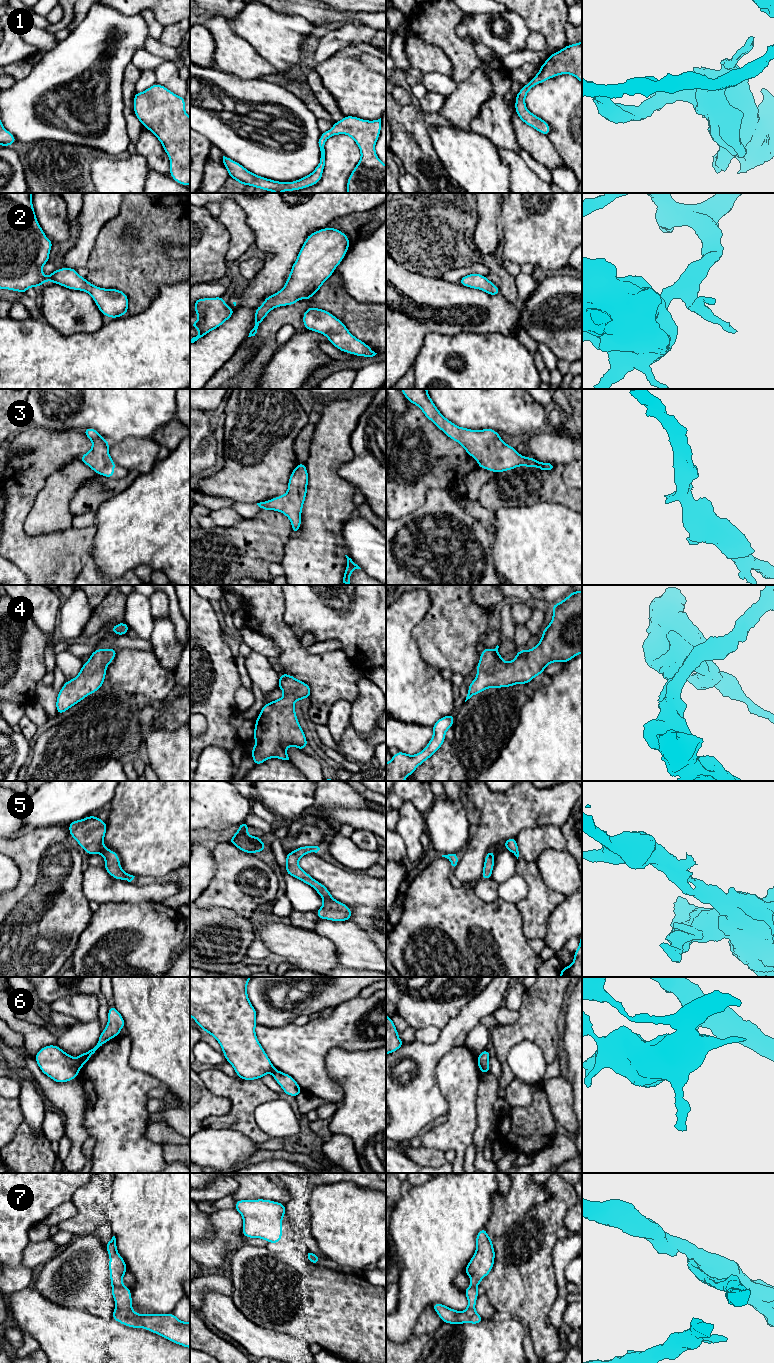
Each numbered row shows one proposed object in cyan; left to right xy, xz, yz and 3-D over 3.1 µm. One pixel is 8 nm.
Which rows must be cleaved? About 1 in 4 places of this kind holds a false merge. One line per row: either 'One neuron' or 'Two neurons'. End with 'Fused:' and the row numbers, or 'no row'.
1: One neuron
2: One neuron
3: One neuron
4: One neuron
5: One neuron
6: Two neurons
7: Two neurons
Fused: 6, 7

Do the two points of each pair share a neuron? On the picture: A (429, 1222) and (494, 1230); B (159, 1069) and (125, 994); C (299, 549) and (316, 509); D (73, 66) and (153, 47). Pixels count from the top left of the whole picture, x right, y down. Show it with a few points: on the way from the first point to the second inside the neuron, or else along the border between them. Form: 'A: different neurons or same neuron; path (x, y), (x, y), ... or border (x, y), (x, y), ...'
A: different neurons; border (492, 1205), (492, 1213), (483, 1227)
B: same neuron; path (159, 1050), (159, 1030), (142, 1013)
C: same neuron; path (309, 539), (316, 532), (316, 519)
D: different neurons; border (150, 36), (143, 48)

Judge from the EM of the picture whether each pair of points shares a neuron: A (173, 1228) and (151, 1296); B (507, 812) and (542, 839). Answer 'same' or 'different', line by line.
A: same
B: different

